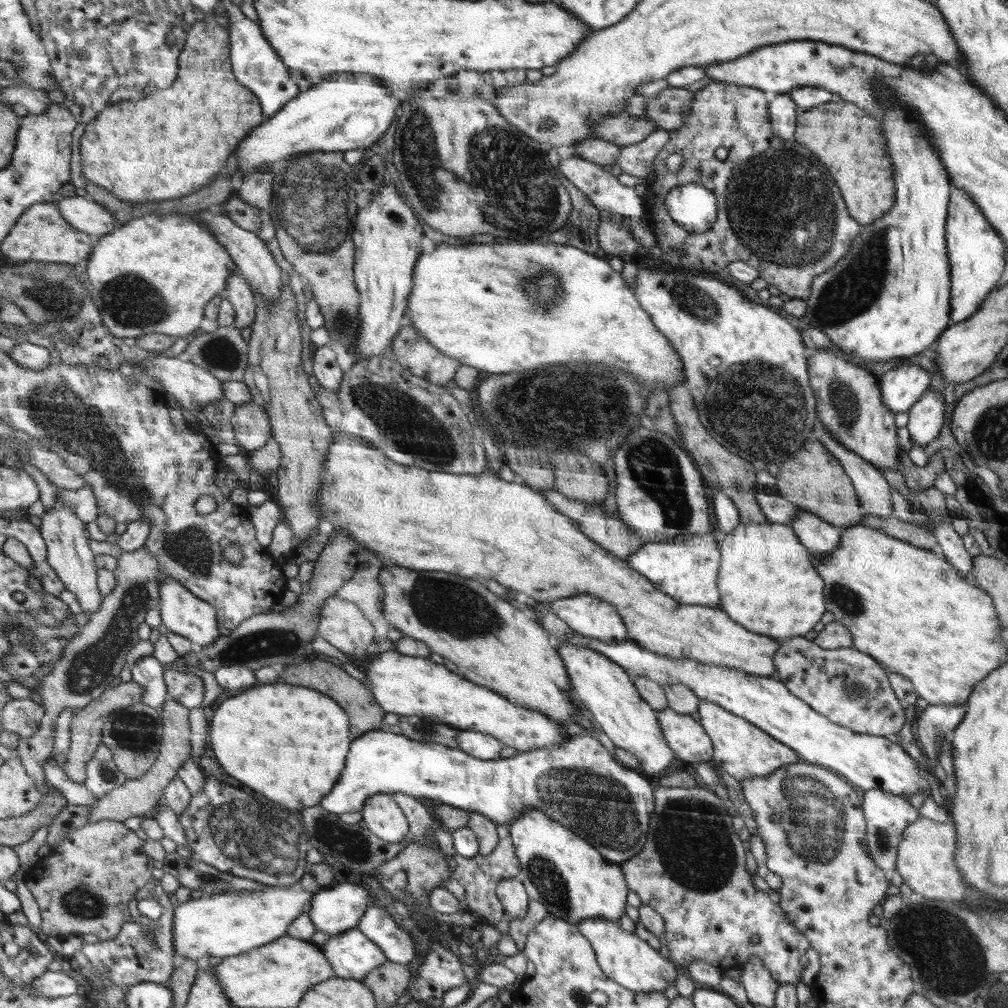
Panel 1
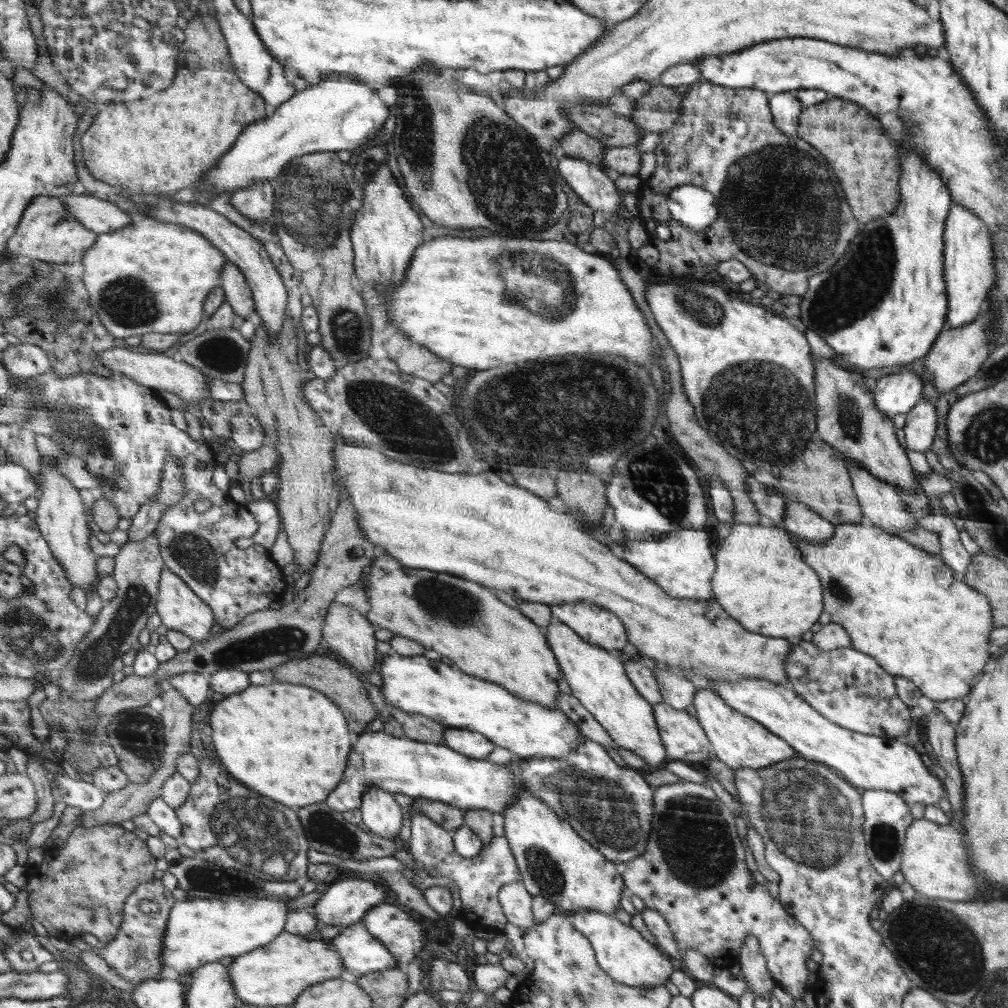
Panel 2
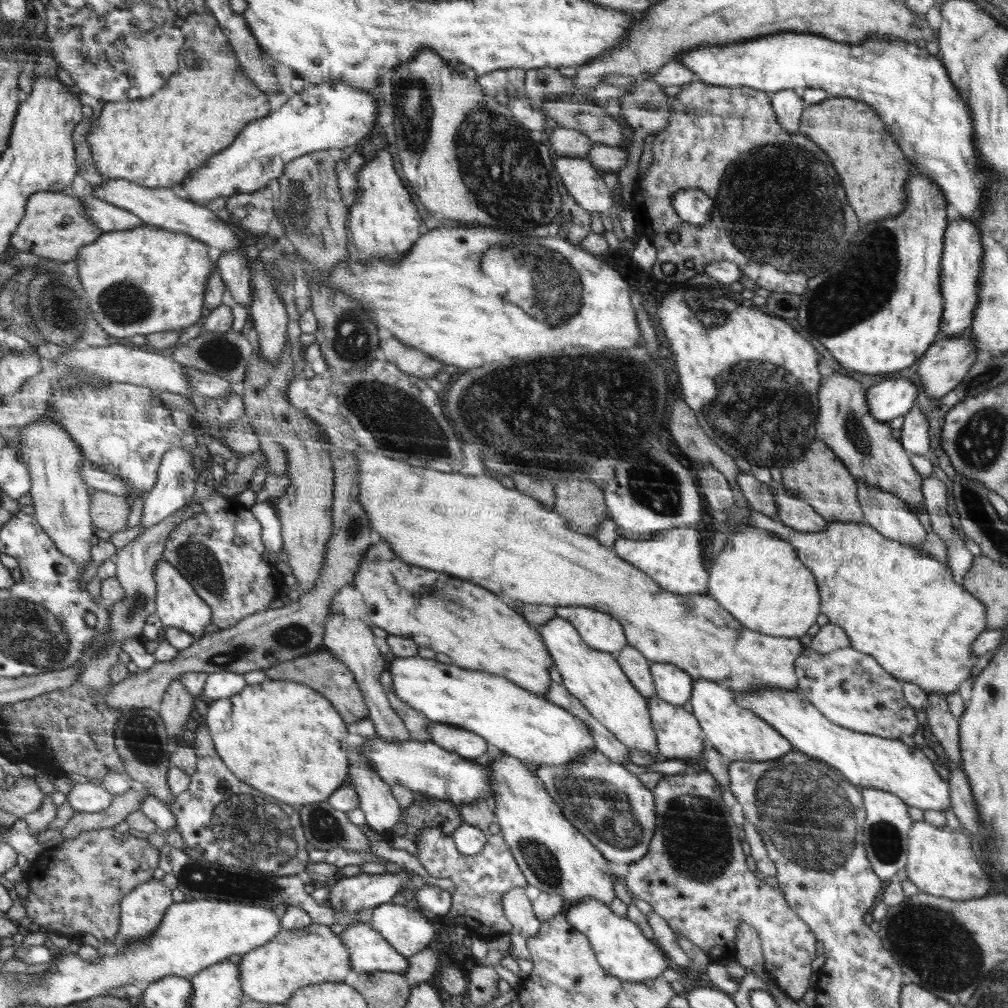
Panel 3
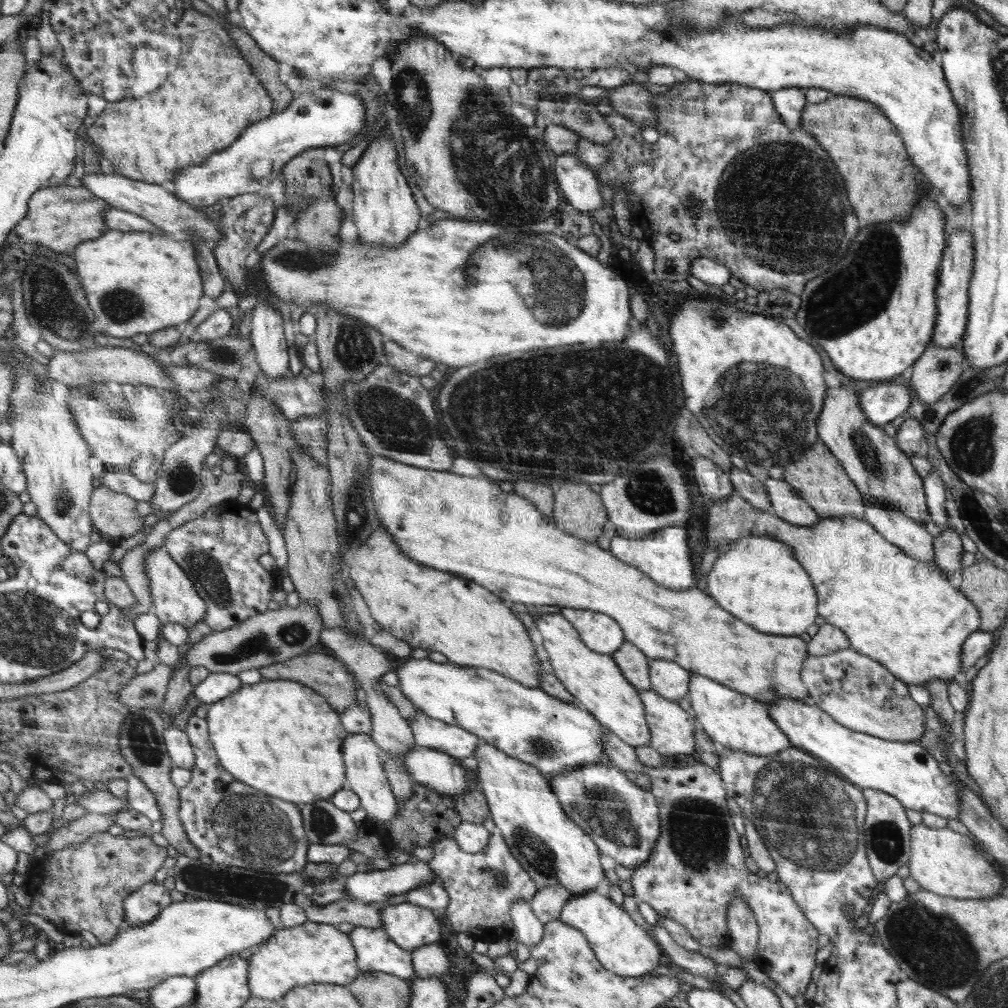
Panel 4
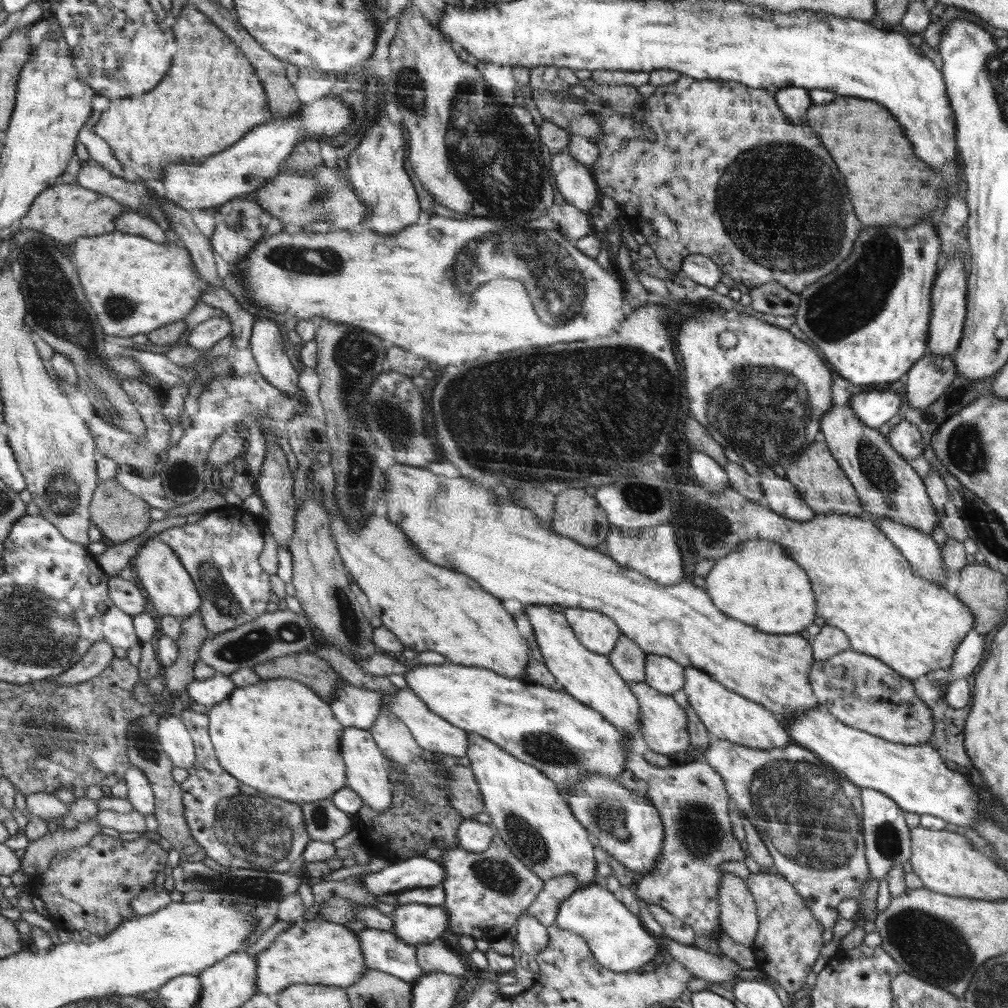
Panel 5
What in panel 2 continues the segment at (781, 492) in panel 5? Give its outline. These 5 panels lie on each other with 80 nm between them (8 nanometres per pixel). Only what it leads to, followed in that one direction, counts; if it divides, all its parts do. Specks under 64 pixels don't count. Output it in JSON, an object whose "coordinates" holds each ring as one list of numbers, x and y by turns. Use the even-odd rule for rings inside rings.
{"coordinates":[[786,499,782,527,798,538,811,543,821,543,833,537,835,525,820,516,803,502]]}

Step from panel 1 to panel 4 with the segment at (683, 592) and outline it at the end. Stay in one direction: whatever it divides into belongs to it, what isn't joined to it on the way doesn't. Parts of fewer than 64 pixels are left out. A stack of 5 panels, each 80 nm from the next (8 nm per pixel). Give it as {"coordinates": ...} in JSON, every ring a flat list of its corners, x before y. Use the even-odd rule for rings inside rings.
{"coordinates":[[674,525,639,538,630,539,615,534,610,541,610,551,620,560,635,565,642,572,647,573,659,585,664,585,664,588,690,590,690,588,696,588,698,576,694,574,694,568,692,568,692,562,690,562,690,550,688,550,686,540,688,538,686,538,684,526]]}

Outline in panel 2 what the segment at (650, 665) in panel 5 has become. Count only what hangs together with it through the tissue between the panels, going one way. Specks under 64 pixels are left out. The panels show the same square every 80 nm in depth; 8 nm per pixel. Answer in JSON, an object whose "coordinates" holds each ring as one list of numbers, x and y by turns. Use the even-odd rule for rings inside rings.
{"coordinates":[[658,667,654,675,660,684,664,703,683,711,694,703,696,688,680,672]]}

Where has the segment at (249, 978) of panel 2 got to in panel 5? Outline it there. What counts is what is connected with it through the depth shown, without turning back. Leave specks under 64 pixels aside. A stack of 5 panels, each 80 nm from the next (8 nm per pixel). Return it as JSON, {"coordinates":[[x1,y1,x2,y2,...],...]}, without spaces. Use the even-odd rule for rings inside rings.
{"coordinates":[[312,919,298,920,270,944,269,948,258,953,257,958,257,988,261,993,274,998,278,993,295,984,320,984,347,988,359,982,367,972,363,948,356,933,346,928,345,925,336,924,334,921,320,921]]}

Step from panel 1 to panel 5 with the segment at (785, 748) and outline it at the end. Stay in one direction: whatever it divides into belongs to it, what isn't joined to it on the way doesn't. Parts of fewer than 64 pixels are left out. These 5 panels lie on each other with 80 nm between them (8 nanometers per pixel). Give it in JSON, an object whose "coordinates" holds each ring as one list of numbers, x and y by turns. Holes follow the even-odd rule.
{"coordinates":[[686,668,686,683,682,687,689,705,696,711,702,724,718,739,746,745,748,748,772,750,788,746,790,735,784,724,764,705,733,693,720,681,697,668]]}

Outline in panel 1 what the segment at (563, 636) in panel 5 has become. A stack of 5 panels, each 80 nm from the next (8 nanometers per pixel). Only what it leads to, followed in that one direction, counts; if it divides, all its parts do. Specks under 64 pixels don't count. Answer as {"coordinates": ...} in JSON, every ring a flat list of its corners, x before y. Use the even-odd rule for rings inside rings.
{"coordinates":[[564,641,559,644,559,652,571,675,572,688,581,704,600,724,602,732,616,747,631,752,640,761,638,770,644,771,650,778,666,774,664,770,674,762,675,752,667,744,660,728,658,712,639,695,634,677,622,665,594,649]]}

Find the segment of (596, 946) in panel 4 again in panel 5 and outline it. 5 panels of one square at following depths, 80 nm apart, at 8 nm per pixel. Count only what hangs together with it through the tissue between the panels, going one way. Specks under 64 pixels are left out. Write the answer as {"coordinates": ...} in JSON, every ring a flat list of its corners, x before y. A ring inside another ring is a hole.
{"coordinates":[[589,884,576,889,559,906,555,923,560,929,572,931,588,942,595,959,614,972,636,970,656,956,656,938,646,932,640,920,599,885]]}

